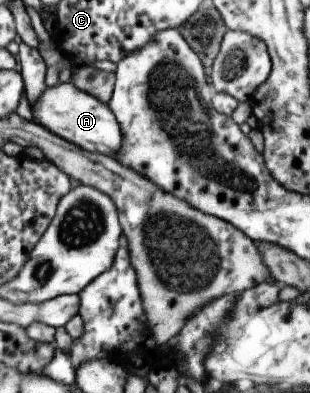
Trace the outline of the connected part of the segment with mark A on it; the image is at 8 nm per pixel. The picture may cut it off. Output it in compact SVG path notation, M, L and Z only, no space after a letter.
M71 83L47 87L30 110L34 122L81 150L114 157L120 149L123 134L108 106L77 90Z

